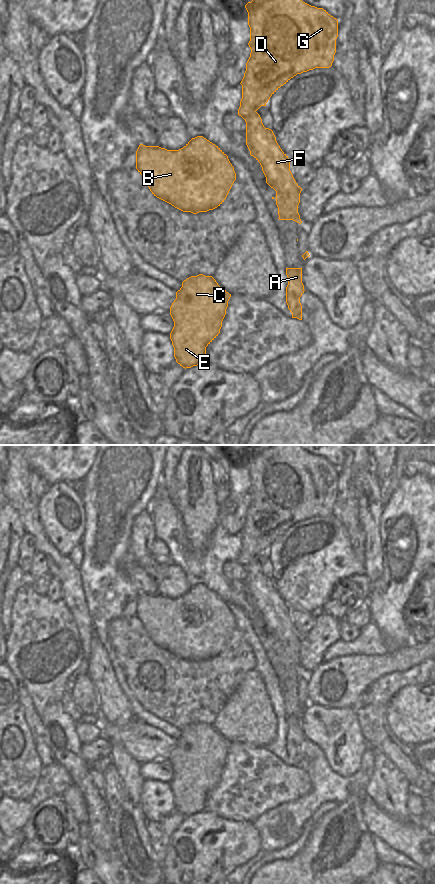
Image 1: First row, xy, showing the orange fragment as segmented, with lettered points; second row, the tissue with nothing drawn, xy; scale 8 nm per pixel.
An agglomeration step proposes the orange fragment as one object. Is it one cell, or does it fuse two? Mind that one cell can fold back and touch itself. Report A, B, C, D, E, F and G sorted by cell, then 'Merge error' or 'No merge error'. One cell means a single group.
Groups: A F / B C D E G. Merge error.

